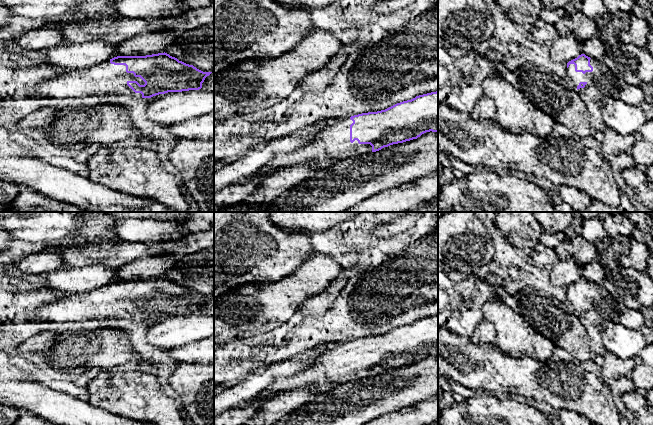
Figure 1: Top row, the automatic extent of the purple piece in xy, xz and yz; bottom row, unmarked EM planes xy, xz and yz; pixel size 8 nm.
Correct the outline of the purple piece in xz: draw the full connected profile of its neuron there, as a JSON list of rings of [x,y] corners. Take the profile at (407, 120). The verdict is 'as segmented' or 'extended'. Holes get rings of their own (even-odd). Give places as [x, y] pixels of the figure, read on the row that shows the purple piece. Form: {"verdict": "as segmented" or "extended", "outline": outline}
{"verdict": "extended", "outline": [[[438,91],[416,96],[385,110],[339,118],[311,143],[294,152],[275,156],[242,183],[301,164],[319,171],[340,160],[417,139],[430,131],[438,132]]]}

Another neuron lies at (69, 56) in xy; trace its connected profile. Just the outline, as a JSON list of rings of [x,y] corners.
[[[98,40],[62,43],[45,51],[45,62],[67,71],[86,69],[117,57],[115,46]]]

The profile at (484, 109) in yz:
[[[483,95],[469,113],[470,117],[476,121],[496,120],[496,108],[494,102]]]

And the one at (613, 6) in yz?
[[[603,0],[608,10],[609,17],[614,17],[618,12],[632,12],[634,0]]]

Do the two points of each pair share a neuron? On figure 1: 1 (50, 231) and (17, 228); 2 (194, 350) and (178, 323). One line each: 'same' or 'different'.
1: same
2: different

